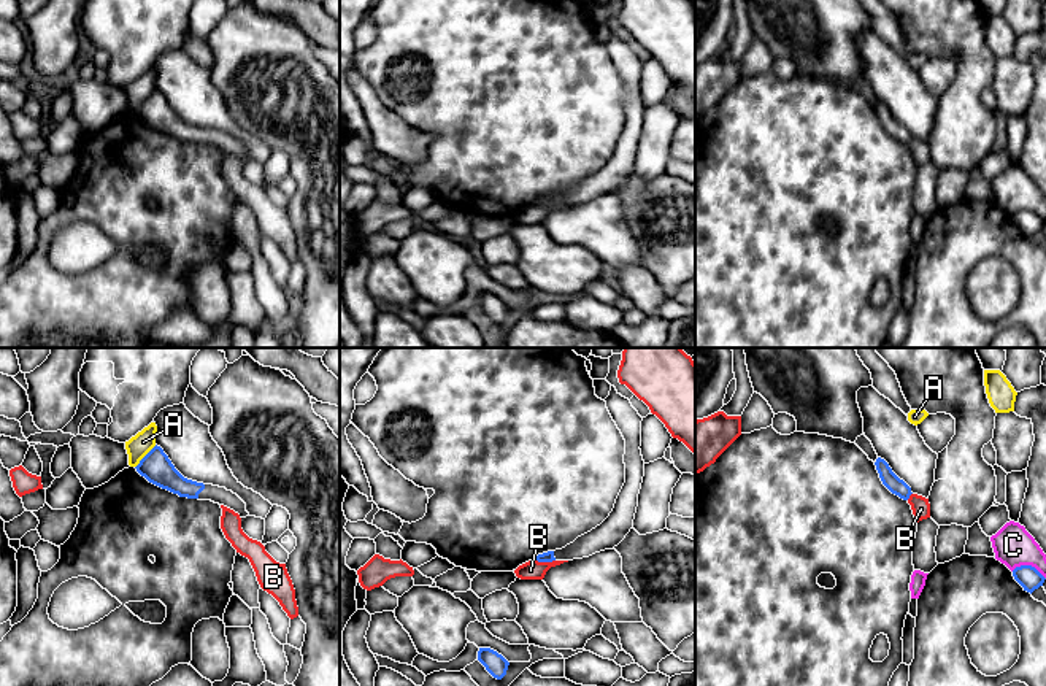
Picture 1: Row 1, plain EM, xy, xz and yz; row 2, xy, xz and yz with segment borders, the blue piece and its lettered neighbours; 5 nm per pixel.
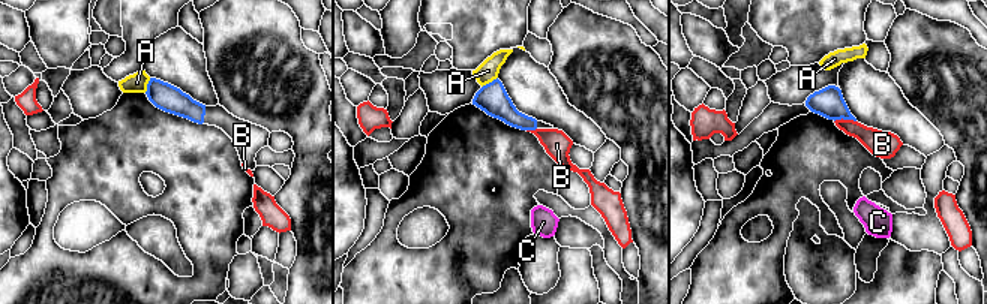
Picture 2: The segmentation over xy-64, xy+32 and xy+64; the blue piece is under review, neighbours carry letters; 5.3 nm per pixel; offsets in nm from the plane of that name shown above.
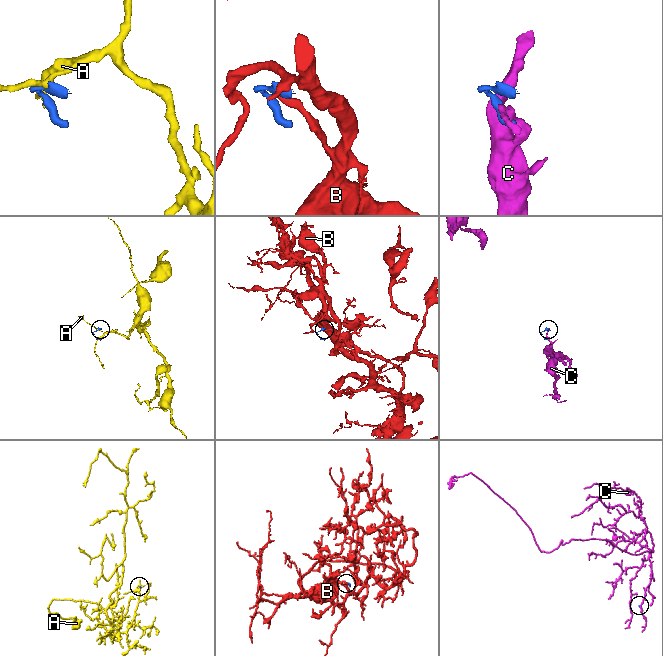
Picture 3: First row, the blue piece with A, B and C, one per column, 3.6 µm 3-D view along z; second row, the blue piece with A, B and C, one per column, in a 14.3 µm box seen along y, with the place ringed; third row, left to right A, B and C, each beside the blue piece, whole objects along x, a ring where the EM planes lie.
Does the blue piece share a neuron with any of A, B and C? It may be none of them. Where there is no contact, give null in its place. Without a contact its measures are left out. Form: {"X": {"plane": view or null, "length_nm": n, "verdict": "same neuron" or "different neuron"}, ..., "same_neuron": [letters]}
{"A": {"plane": "xy", "length_nm": 160, "verdict": "different neuron"}, "B": {"plane": "xz", "length_nm": 110, "verdict": "different neuron"}, "C": {"plane": "yz", "length_nm": 180, "verdict": "different neuron"}, "same_neuron": []}

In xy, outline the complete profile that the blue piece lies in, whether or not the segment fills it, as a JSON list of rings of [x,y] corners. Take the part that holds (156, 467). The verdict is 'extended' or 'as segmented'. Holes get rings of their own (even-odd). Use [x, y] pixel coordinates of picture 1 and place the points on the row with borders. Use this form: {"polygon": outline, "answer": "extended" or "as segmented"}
{"polygon": [[[157,445],[140,461],[135,468],[149,483],[178,494],[179,497],[211,500],[233,510],[240,514],[240,518],[249,516],[246,511],[246,503],[232,491],[184,478],[175,468],[163,449]]], "answer": "extended"}

